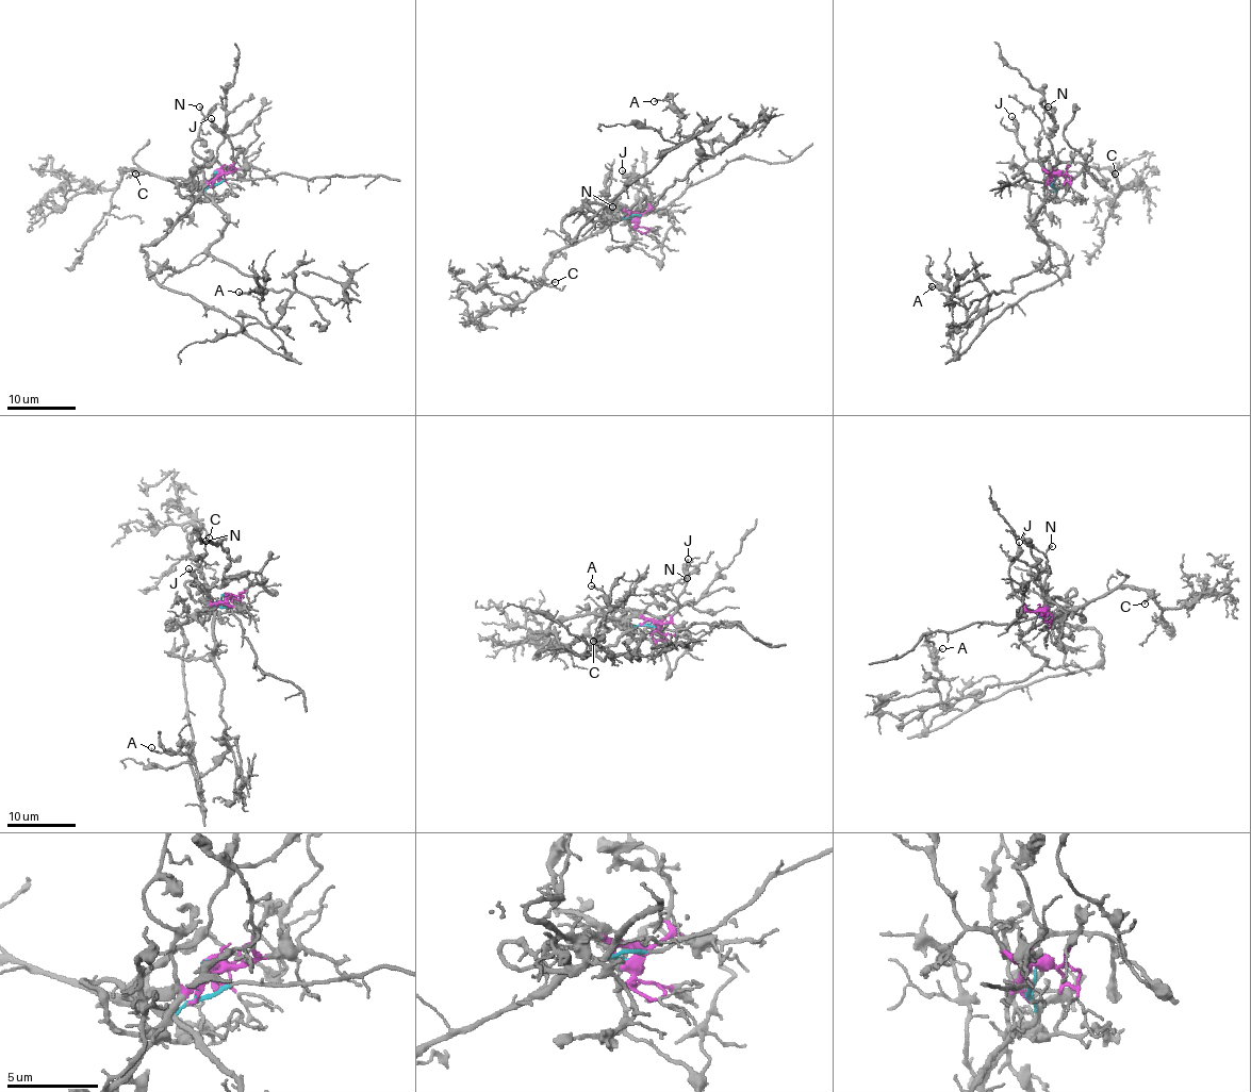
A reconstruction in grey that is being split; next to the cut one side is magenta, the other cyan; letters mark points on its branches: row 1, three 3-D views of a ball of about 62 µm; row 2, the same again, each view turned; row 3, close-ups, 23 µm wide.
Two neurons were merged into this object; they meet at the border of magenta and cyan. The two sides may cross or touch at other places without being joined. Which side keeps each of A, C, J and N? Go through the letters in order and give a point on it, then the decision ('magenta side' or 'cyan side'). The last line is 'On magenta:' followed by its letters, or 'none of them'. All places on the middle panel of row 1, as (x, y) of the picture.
A: at (654, 101); cyan side
C: at (555, 282); cyan side
J: at (622, 170); magenta side
N: at (612, 207); magenta side
On magenta: J, N

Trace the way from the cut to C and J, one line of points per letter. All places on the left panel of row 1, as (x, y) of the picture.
C: (216, 171), (213, 182), (199, 191), (135, 169), (125, 169), (136, 174)
J: (216, 171), (232, 170), (235, 158), (229, 139), (210, 118)

